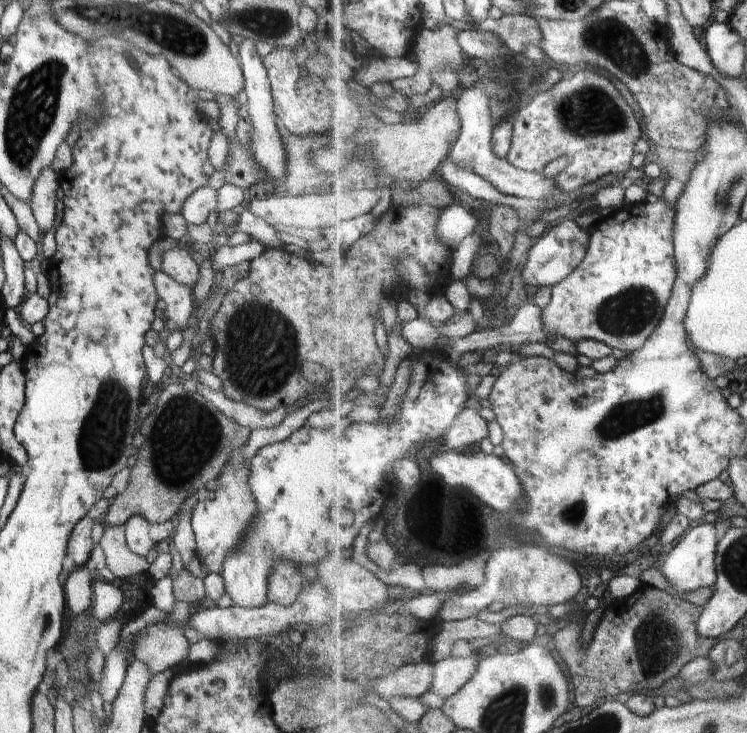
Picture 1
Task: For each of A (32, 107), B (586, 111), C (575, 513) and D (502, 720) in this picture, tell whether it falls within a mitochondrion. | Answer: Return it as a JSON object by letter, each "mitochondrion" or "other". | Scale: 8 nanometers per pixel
{"A":"mitochondrion","B":"mitochondrion","C":"mitochondrion","D":"mitochondrion"}

